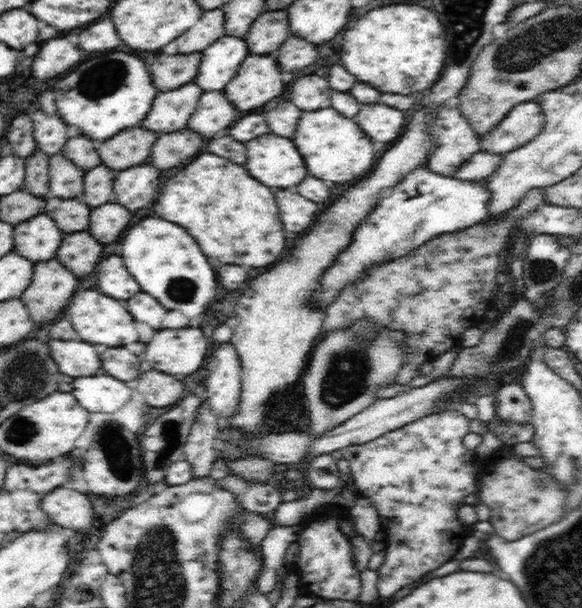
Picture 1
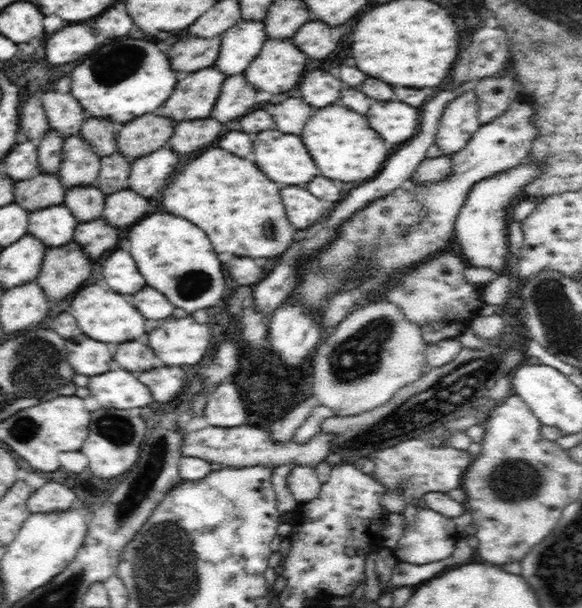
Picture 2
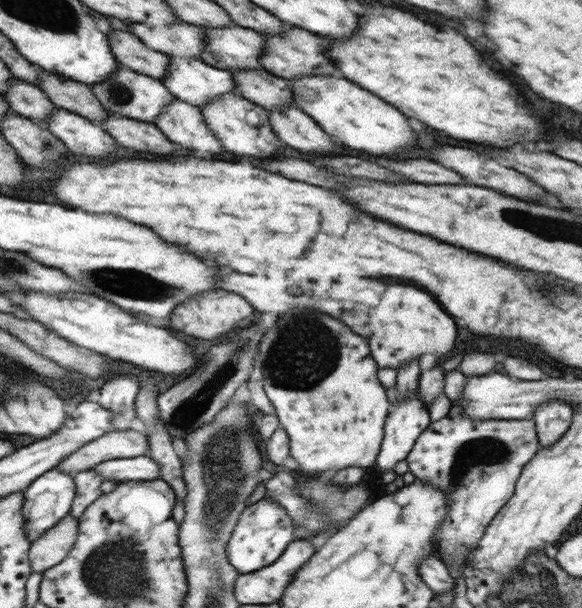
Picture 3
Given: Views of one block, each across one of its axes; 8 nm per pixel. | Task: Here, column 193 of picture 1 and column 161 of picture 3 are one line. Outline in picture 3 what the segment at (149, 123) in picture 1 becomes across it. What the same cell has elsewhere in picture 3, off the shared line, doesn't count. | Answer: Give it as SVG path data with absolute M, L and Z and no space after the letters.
M119 65L110 79L90 87L92 93L105 110L111 114L132 118L144 123L156 123L159 115L176 100L160 80L149 78L144 74L134 72L130 68Z

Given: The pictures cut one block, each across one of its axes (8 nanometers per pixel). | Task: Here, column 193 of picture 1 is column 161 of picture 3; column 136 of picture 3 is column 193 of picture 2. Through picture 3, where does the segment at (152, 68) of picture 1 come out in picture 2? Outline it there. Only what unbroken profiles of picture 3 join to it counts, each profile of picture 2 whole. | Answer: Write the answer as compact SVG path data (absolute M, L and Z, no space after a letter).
M222 35L212 38L188 36L179 40L166 50L169 54L170 68L180 75L193 73L208 66L213 66L221 51Z

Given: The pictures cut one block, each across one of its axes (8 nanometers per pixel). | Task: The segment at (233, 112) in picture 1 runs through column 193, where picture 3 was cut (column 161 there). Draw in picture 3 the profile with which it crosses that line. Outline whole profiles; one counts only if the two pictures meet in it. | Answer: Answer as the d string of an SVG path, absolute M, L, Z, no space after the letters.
M176 99L159 115L154 125L172 143L192 148L202 160L216 160L224 156L224 146L206 125L199 107Z

